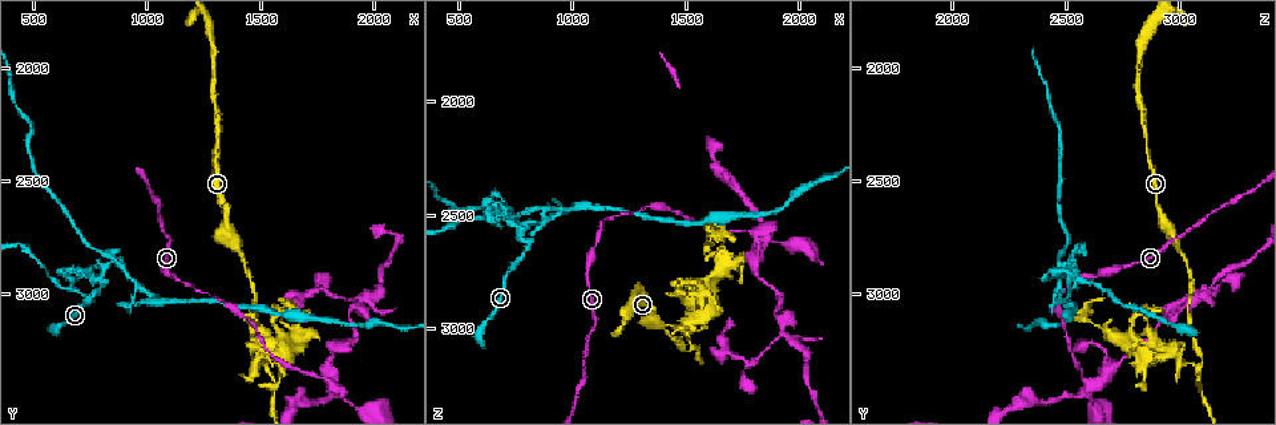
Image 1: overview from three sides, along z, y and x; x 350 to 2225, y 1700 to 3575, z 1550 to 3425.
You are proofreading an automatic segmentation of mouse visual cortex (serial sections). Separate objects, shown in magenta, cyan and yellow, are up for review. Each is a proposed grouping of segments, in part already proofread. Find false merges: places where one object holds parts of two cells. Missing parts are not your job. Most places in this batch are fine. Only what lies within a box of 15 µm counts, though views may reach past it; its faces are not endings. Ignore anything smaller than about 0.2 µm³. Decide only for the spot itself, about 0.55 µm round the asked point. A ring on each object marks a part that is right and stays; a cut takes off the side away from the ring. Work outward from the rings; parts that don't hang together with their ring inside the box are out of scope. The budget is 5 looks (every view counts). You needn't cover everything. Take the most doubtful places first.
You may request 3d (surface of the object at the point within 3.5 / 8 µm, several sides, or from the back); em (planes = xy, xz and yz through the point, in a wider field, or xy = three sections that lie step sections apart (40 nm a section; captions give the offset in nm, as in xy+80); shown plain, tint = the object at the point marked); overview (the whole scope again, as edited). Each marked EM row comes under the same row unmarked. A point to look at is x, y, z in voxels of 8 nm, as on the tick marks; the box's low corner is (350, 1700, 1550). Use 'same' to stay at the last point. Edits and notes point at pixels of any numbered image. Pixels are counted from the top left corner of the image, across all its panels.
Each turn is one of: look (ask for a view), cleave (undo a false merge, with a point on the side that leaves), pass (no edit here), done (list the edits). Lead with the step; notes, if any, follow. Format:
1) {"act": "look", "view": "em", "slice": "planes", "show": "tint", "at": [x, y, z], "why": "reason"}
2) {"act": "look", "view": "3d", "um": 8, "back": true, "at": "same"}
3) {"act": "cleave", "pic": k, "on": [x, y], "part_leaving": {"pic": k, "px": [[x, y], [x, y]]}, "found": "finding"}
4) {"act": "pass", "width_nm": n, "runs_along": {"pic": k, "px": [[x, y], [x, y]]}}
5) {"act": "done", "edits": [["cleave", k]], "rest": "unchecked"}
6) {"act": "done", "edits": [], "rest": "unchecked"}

{"act": "look", "view": "3d", "um": 3.5, "at": [1510, 3310, 3100], "why": "sudden change in width"}

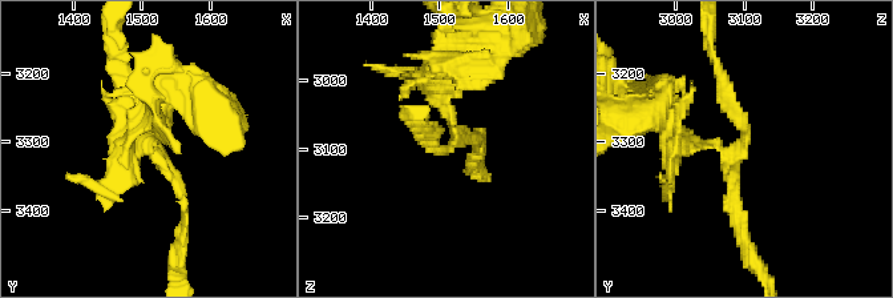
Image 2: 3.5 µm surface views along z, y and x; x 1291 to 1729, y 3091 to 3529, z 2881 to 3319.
{"act": "look", "view": "em", "slice": "planes", "show": "tint", "at": [1520, 3310, 3095]}

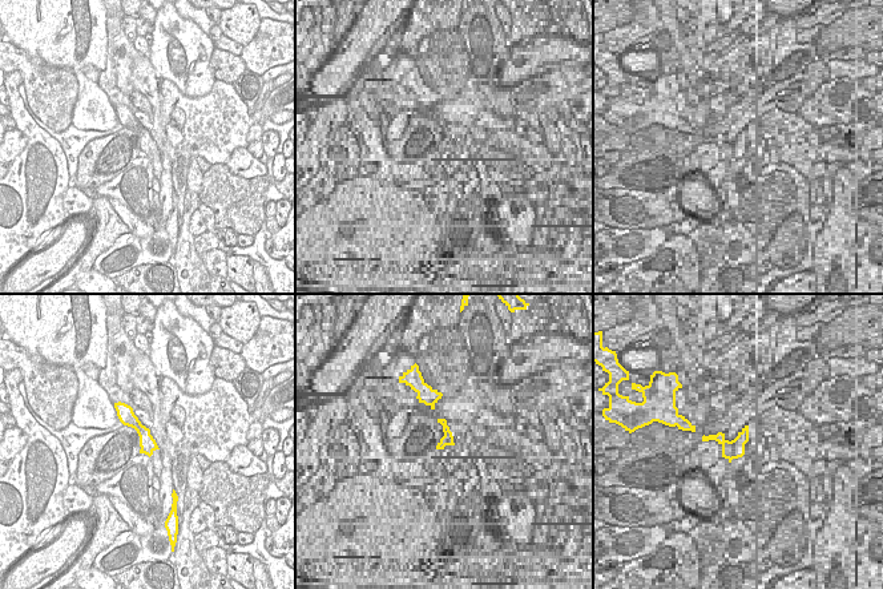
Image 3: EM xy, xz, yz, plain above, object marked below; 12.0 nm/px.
{"act": "cleave", "pic": 2, "on": [443, 85], "arm_widths_nm": [100, 150, 200], "part_leaving": {"pic": 2, "px": [[451, 123], [455, 61], [492, 44]]}, "found": "two cells meet here"}

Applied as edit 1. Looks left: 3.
{"act": "look", "view": "3d", "um": 8, "at": [1810, 3410, 2620], "why": "looks like a crossing"}

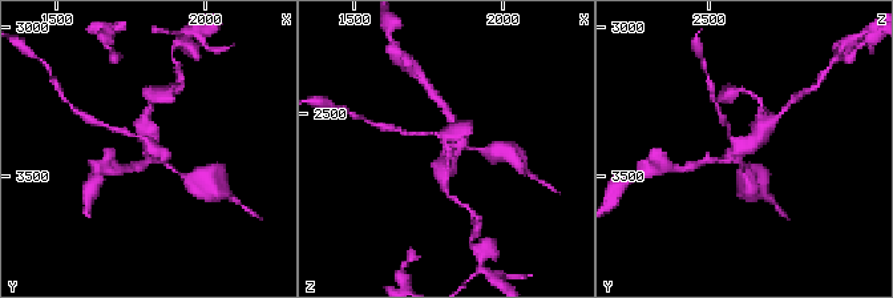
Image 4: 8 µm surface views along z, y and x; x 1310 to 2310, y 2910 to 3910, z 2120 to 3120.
{"act": "look", "view": "3d", "um": 3.5, "at": [1810, 3400, 2610]}

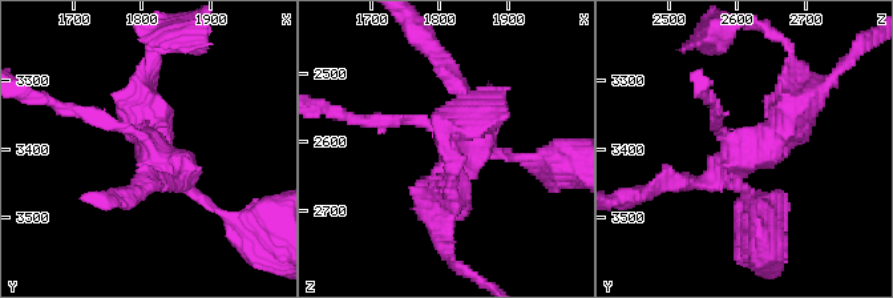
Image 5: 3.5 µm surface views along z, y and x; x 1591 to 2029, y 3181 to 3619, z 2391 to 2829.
{"act": "look", "view": "em", "slice": "xy", "step": 1, "show": "tint", "at": [1815, 3400, 2605], "arms": 4, "arm_widths_nm": [150, 150, 200, 450]}

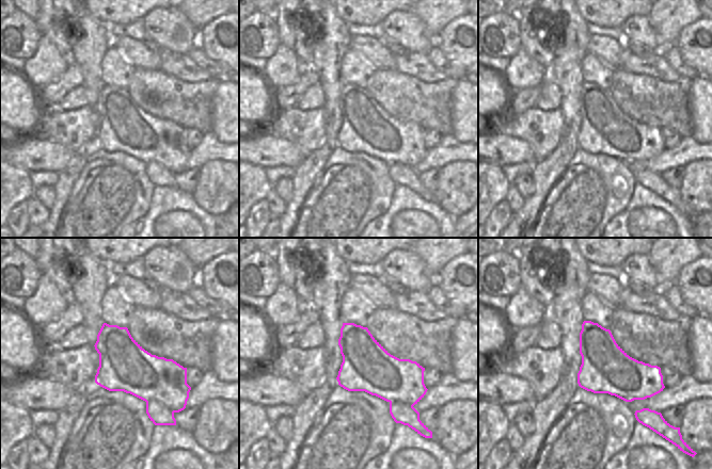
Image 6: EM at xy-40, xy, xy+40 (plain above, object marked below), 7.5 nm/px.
{"act": "cleave", "pic": 5, "on": [133, 108], "part_leaving": {"pic": 5, "px": [[732, 141], [766, 149], [824, 88]]}, "found": "two cells meet here"}

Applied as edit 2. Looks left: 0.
{"act": "done", "edits": [["cleave", 2], ["cleave", 5]], "rest": "unchecked"}

